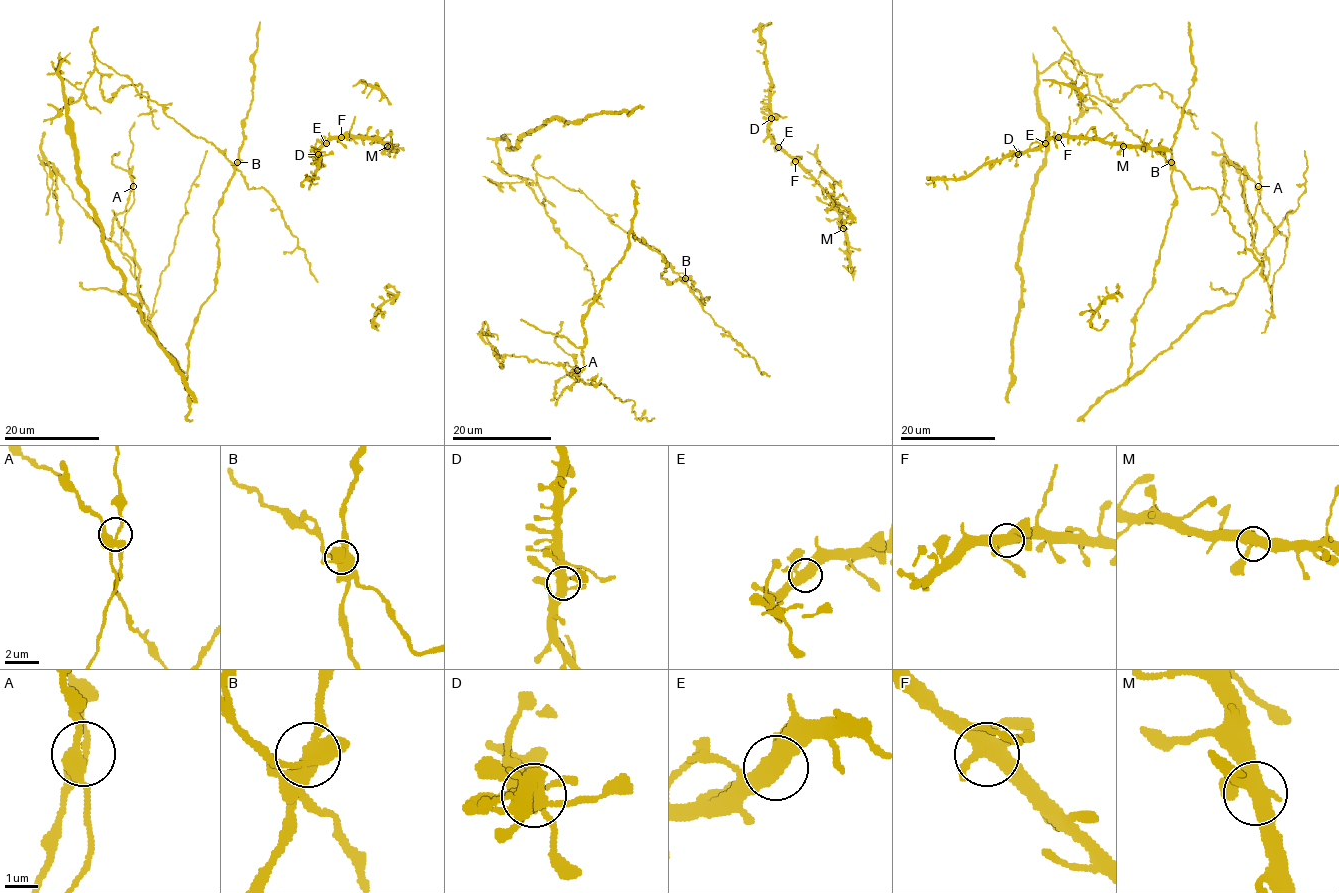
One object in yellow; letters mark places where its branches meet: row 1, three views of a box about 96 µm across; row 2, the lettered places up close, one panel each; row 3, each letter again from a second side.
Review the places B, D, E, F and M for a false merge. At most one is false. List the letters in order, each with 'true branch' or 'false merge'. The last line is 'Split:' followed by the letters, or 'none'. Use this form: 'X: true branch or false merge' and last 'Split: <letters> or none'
B: false merge
D: true branch
E: true branch
F: true branch
M: true branch
Split: B

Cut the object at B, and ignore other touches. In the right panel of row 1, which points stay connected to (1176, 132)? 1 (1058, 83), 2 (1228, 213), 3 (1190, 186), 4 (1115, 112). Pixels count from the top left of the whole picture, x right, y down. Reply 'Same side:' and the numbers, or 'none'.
Same side: none

